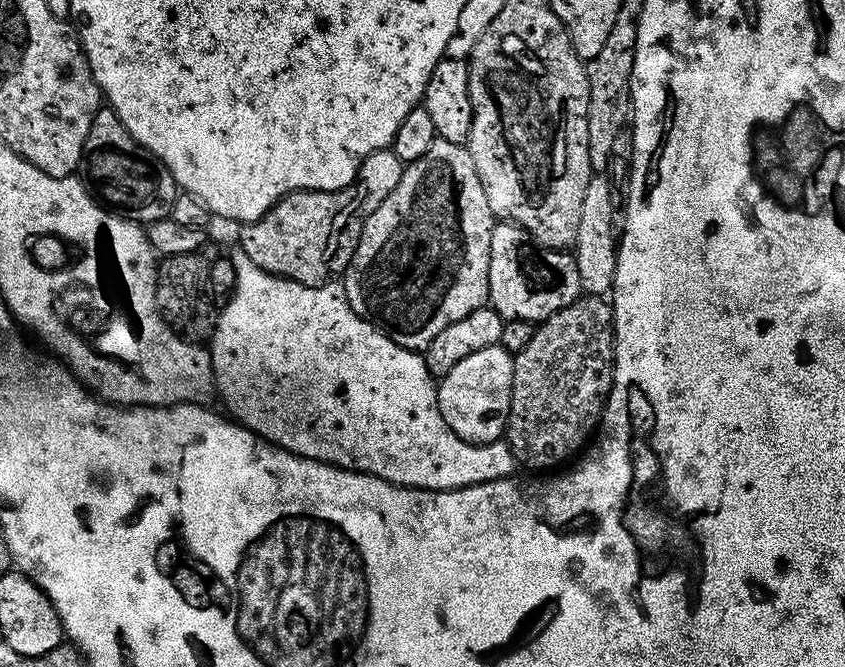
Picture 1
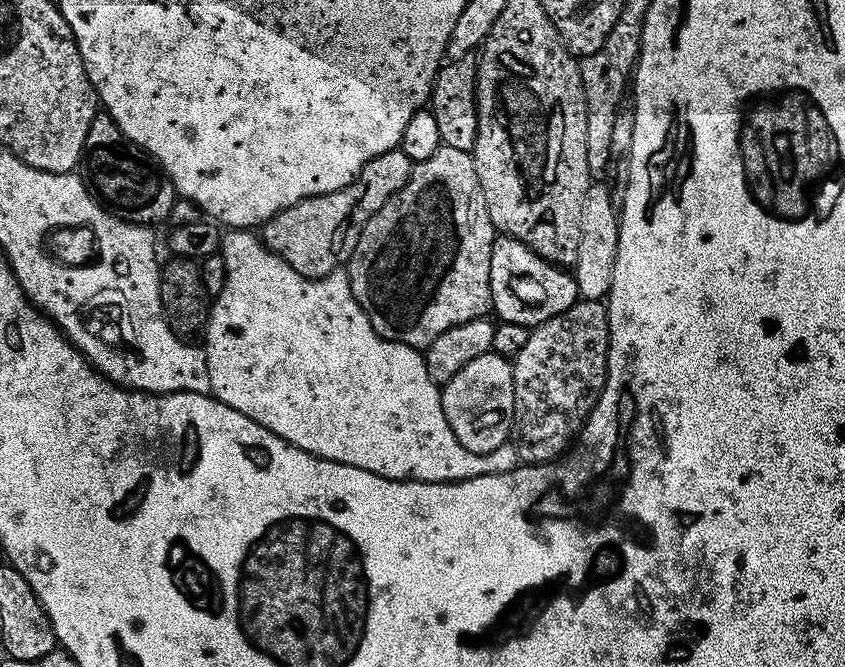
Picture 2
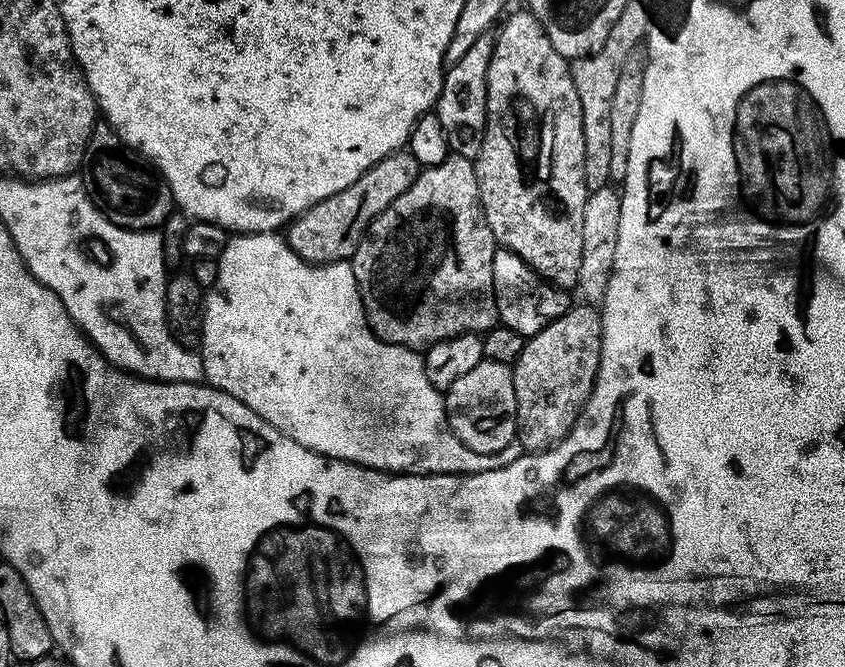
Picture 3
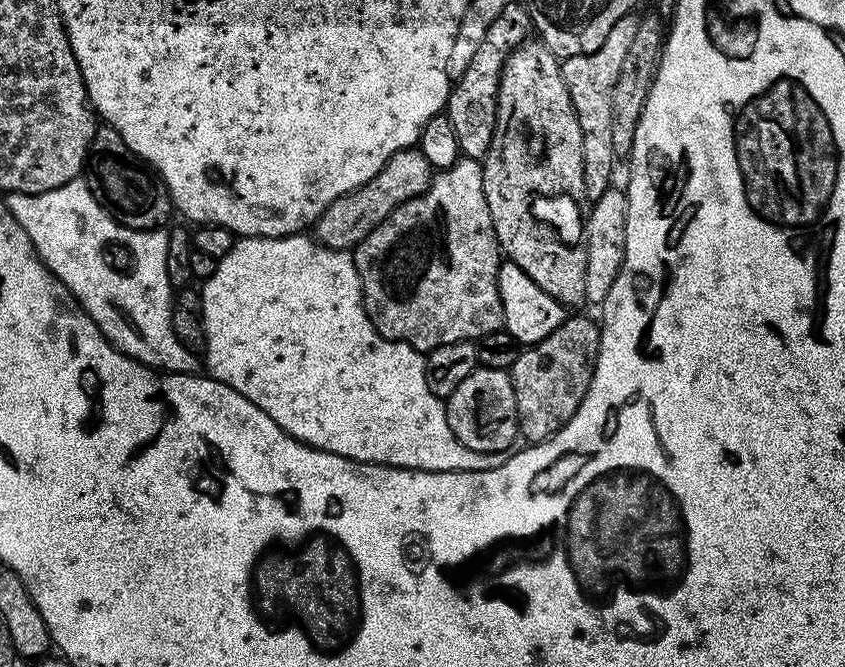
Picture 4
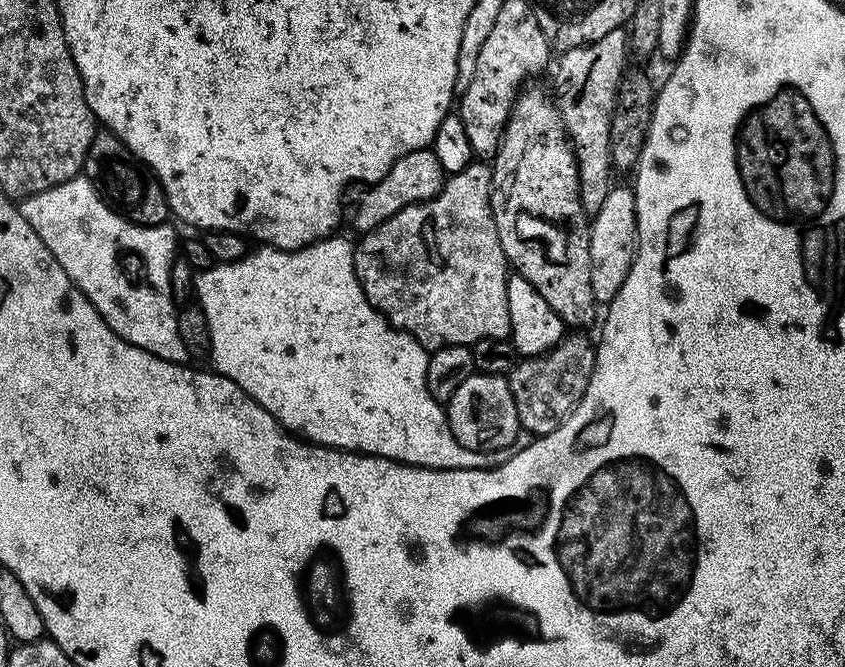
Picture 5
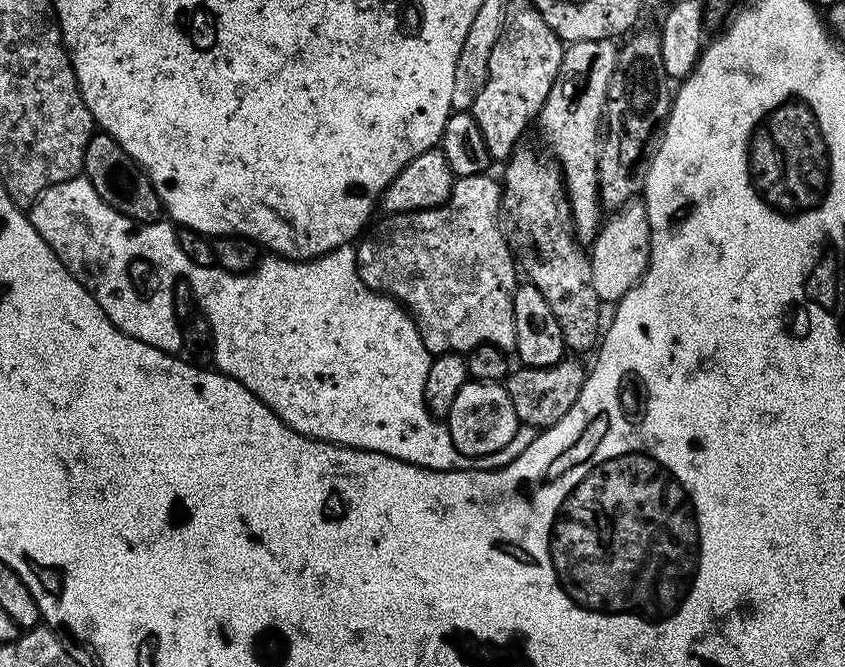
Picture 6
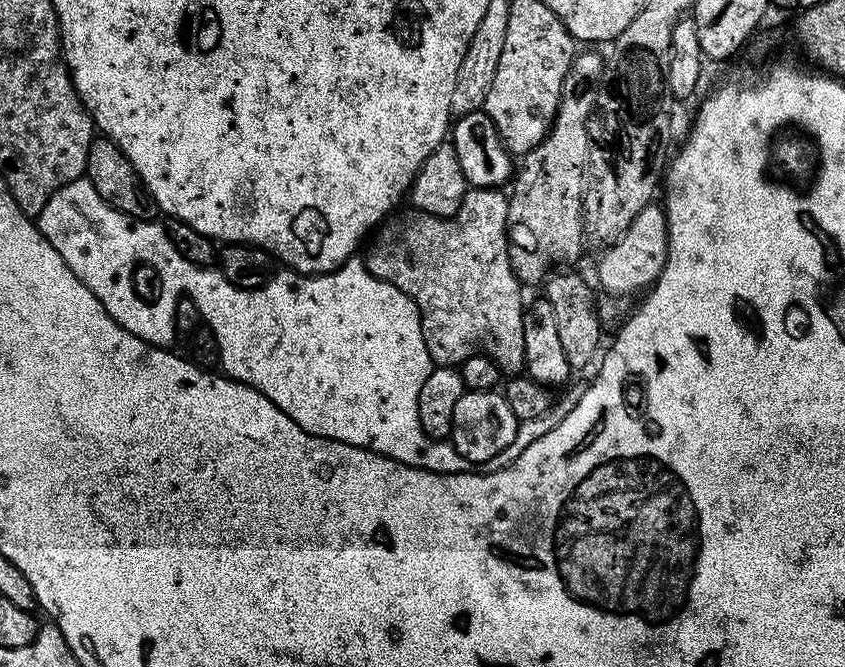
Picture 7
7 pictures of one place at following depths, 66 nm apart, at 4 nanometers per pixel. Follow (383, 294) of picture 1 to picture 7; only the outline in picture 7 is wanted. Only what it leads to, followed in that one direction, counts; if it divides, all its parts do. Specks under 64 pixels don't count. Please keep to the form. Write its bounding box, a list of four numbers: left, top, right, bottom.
[363,187,526,374]

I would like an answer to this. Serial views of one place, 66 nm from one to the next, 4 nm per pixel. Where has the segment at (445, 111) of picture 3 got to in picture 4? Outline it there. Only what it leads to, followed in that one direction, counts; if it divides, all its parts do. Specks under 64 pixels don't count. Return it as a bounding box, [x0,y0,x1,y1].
[446,2,533,161]

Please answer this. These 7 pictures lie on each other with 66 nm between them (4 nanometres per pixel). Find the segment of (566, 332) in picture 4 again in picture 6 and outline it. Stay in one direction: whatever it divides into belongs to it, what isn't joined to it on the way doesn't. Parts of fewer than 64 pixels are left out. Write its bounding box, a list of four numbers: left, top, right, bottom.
[503,358,586,430]

